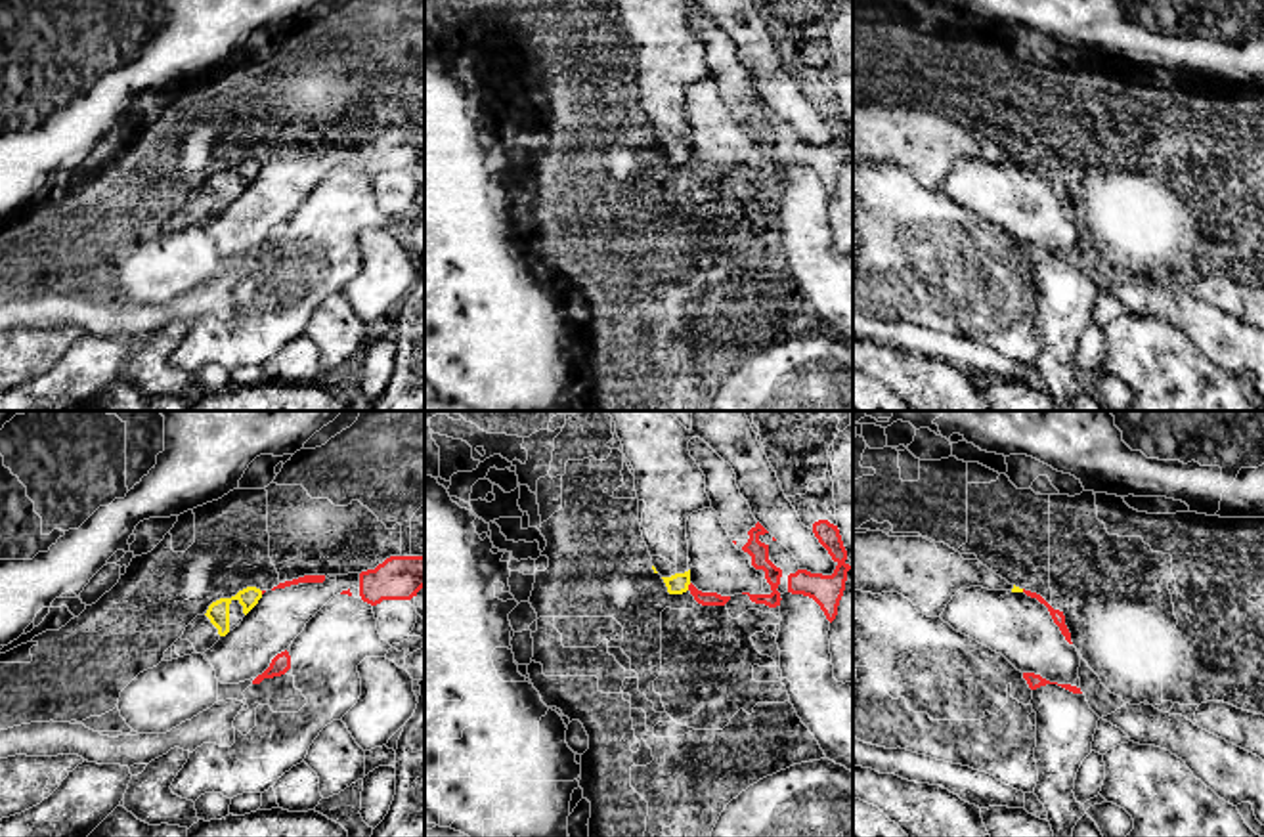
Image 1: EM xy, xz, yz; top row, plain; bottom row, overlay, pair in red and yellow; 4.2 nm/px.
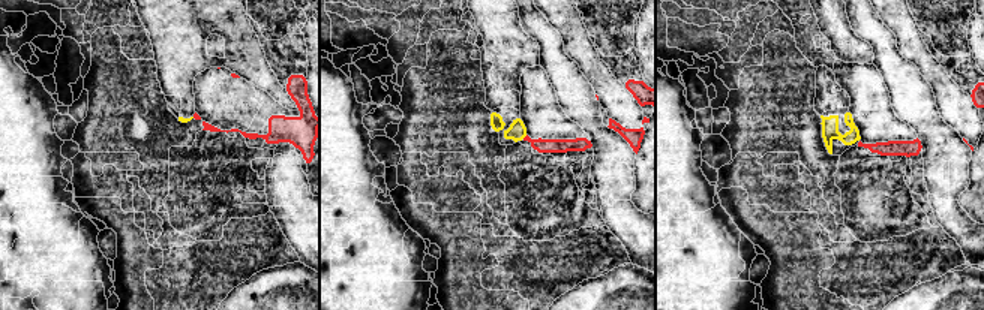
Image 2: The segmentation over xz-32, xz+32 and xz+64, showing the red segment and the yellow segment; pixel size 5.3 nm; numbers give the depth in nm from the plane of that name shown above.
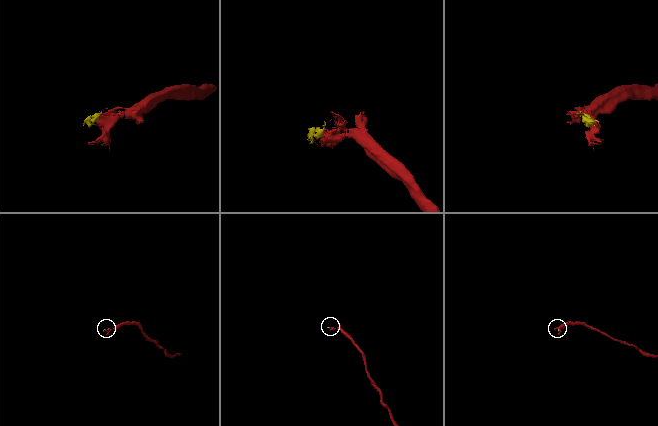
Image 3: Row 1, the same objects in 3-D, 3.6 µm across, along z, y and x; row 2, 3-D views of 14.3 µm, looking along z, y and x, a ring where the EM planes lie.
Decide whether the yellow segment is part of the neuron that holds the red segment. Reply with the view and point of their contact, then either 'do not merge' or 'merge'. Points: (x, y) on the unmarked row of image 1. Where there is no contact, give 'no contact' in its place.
xz (689, 159) | do not merge

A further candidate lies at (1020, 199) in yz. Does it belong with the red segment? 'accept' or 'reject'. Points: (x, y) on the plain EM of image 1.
accept

